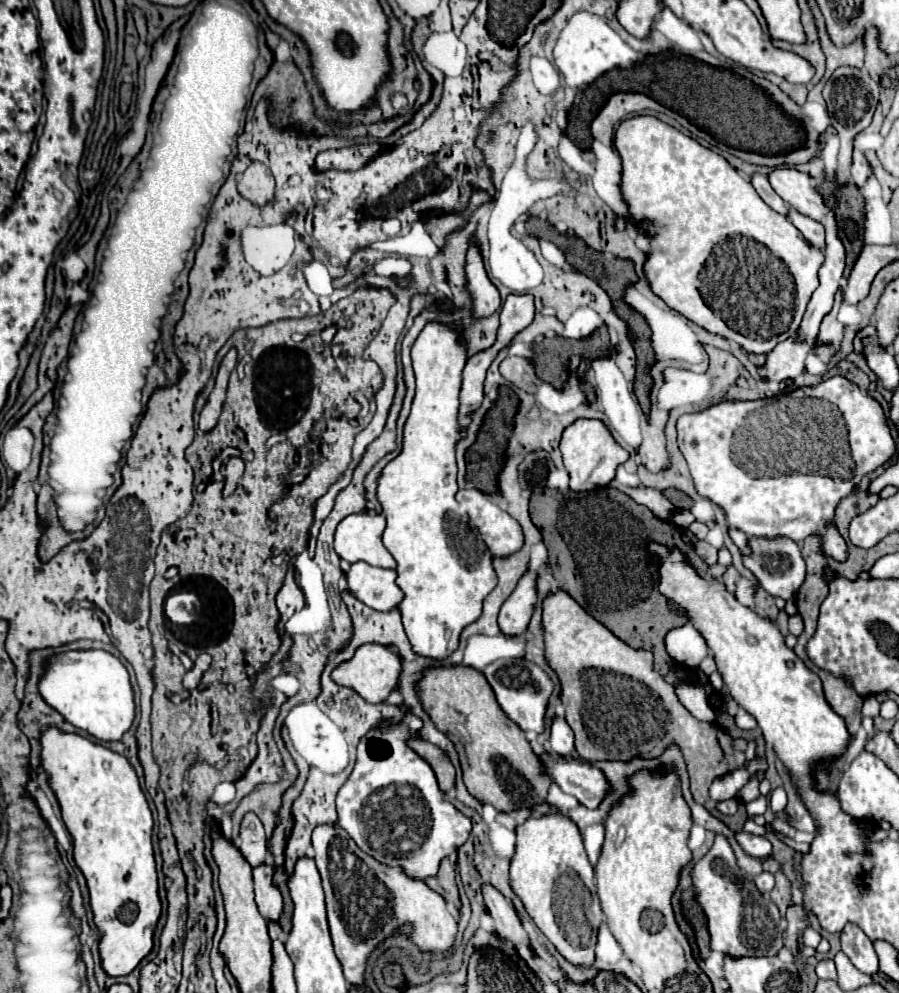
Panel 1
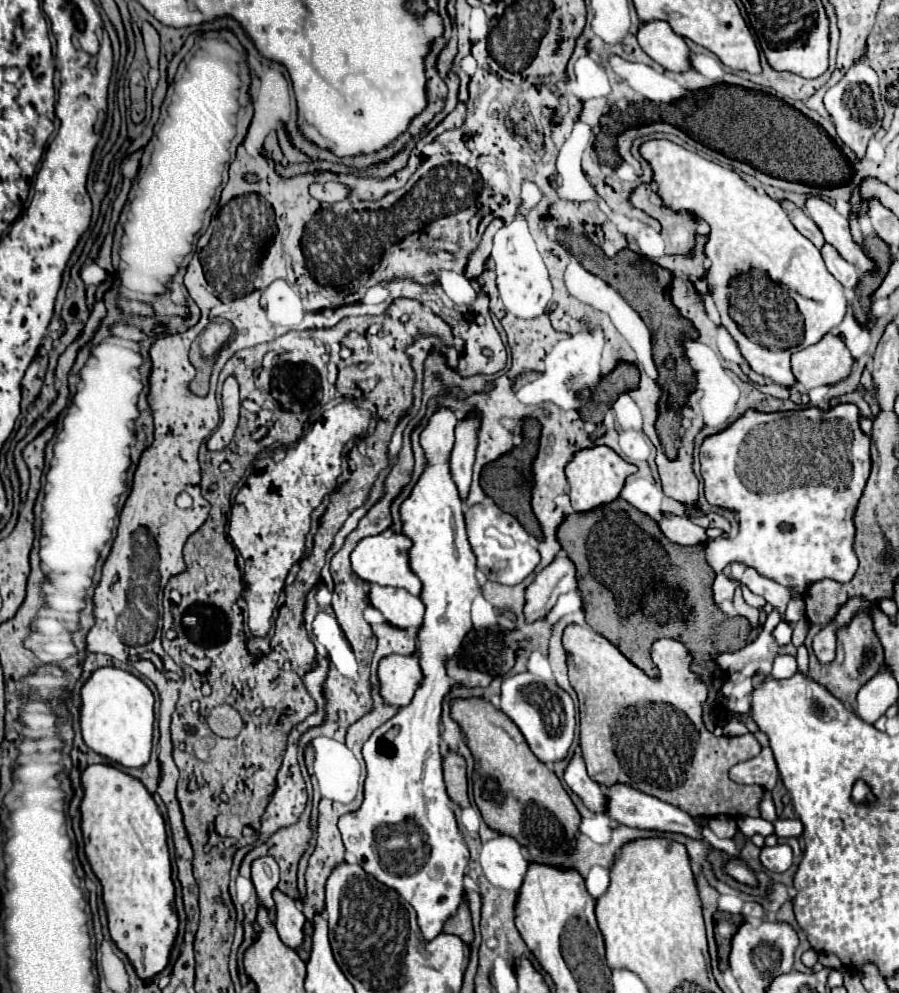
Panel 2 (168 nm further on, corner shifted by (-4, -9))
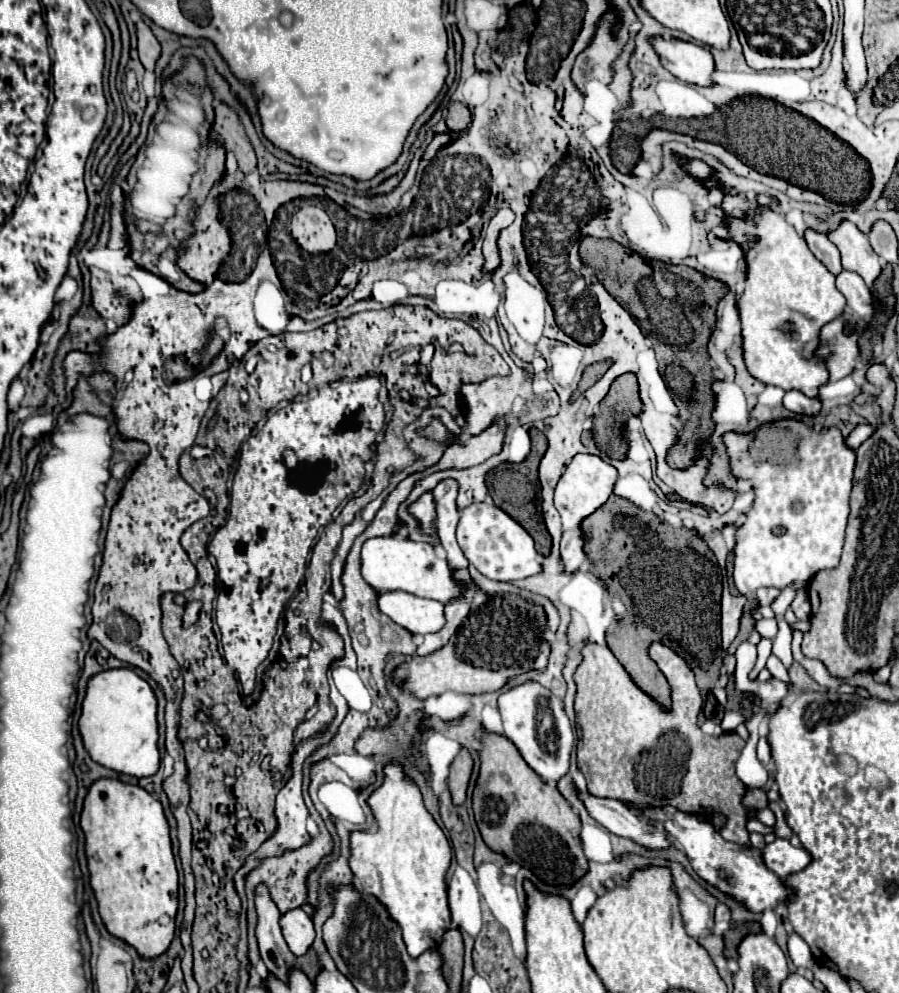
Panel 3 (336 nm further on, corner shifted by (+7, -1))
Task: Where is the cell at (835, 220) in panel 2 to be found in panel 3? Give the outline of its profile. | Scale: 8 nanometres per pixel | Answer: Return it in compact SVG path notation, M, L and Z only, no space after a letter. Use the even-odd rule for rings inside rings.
M843 219L837 229L827 233L827 237L839 249L841 265L849 271L859 273L863 281L871 287L883 269L883 261L873 251L867 235L861 233L851 221Z

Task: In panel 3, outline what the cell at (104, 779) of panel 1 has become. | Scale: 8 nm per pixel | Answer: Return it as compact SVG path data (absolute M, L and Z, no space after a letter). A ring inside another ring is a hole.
M97 779L83 801L81 829L85 833L85 853L91 873L91 889L95 893L99 915L107 931L137 949L143 959L163 955L175 935L177 889L179 877L171 851L169 825L163 815L161 803L139 785L129 785L119 779Z

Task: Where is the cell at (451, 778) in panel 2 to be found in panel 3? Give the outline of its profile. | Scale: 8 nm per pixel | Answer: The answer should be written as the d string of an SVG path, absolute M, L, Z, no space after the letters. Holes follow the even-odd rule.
M461 749L449 767L449 779L447 779L451 797L453 797L453 805L463 805L463 801L465 801L465 791L467 791L471 767L473 767L473 759L471 759L469 751Z

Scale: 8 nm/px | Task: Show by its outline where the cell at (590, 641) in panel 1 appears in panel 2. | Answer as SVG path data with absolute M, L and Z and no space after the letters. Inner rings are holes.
M566 627L562 643L568 651L570 683L580 701L580 749L588 775L596 783L604 787L616 783L630 785L684 809L692 817L760 817L758 803L764 789L728 781L728 769L738 761L756 757L760 745L752 733L742 735L742 739L726 737L726 741L736 739L734 743L720 743L720 737L704 727L702 705L708 699L708 687L692 671L694 657L680 641L658 639L654 643L654 663L660 671L656 679L632 665L608 639L592 631L592 627ZM640 713L646 715L646 723L640 723ZM636 729L642 741L634 739ZM648 741L650 745L654 741L654 753ZM748 795L754 795L754 805L748 803Z

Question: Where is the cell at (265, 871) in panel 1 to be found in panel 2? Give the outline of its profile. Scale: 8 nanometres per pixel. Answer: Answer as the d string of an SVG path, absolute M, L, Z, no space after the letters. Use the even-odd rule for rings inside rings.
M274 891L276 901L276 931L280 939L294 951L298 951L304 943L304 923L306 917L300 909L296 909L294 899L284 895L282 891Z

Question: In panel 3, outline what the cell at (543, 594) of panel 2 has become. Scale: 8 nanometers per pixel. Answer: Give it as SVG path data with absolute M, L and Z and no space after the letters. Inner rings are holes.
M577 453L567 465L565 473L561 475L555 489L555 507L563 519L563 539L559 551L565 573L573 573L583 565L585 553L583 553L583 535L579 523L609 499L615 481L617 481L617 469L611 463L605 463L599 455L589 455L589 453Z

